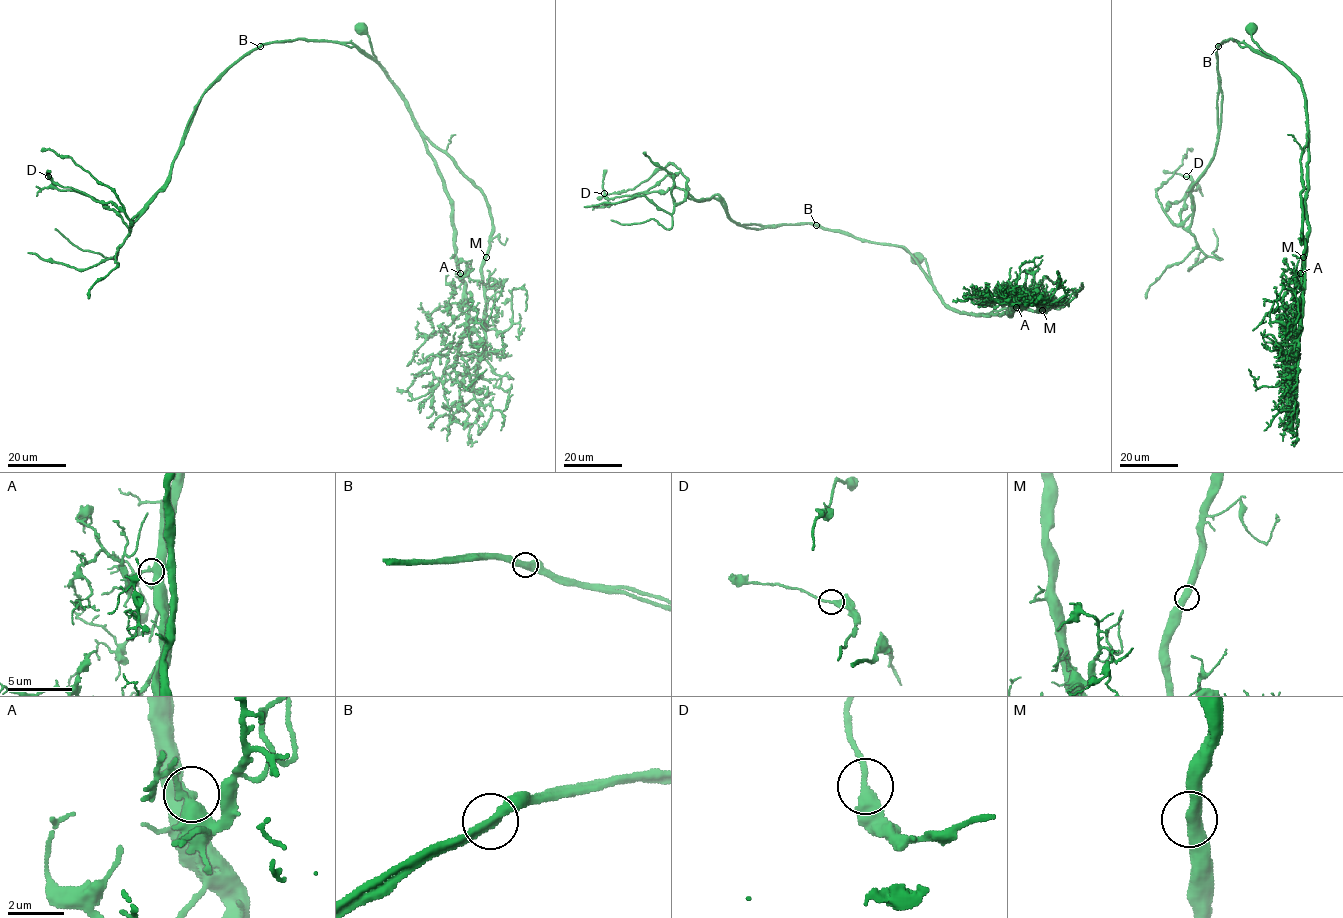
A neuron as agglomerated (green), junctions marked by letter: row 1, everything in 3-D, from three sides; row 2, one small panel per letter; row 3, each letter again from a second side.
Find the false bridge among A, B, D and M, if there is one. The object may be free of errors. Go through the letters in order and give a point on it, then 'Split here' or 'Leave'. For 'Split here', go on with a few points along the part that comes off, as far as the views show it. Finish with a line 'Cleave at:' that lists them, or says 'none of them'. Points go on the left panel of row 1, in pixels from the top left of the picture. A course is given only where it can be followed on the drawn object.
A: Place: (460, 273). Leave
B: Place: (260, 46). Split here. Course of the part to remove: (260, 46), (301, 39), (354, 46), (484, 196), (492, 225), (482, 268), (485, 351), (474, 397), (441, 430)
D: Place: (48, 176). Leave
M: Place: (486, 257). Leave
Cleave at: B

